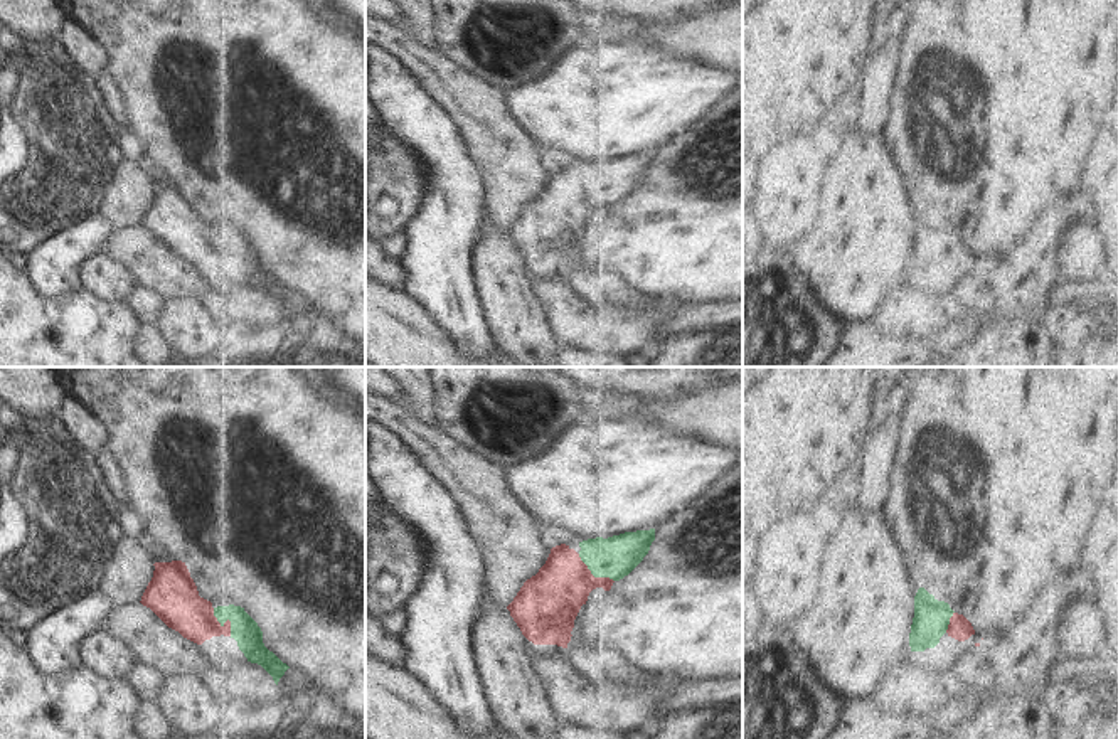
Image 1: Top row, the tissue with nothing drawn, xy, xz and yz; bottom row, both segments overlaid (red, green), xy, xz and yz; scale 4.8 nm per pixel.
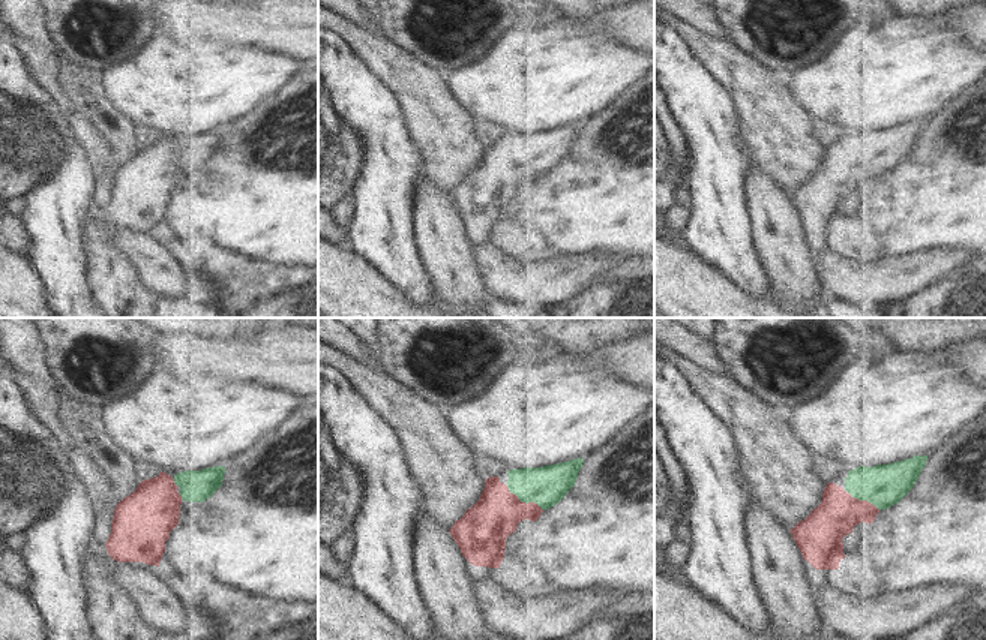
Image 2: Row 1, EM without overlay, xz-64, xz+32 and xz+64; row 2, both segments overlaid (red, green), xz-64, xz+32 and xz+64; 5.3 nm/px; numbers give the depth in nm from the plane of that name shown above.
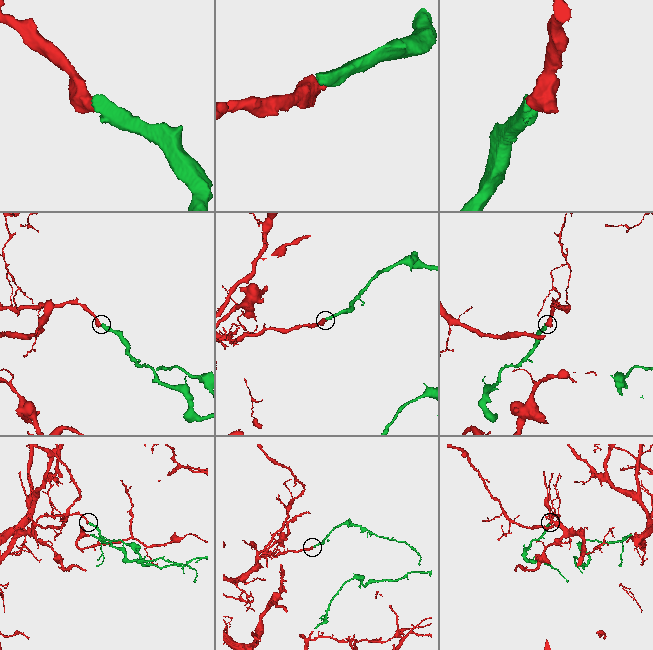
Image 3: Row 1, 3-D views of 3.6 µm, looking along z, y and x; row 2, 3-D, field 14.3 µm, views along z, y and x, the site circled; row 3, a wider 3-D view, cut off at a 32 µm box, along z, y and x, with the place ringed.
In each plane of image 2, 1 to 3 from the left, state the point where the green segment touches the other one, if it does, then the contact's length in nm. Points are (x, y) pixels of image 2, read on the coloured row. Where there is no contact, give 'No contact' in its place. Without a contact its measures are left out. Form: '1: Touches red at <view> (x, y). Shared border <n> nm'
1: Touches red at xz-64 (180, 496). Shared border 30 nm
2: Touches red at xz+32 (524, 502). Shared border 240 nm
3: Touches red at xz+64 (866, 501). Shared border 140 nm

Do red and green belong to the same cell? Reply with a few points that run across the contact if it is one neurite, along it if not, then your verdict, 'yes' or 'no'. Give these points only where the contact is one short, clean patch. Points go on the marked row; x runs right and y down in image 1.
xy (177, 603), (197, 622), (224, 623), (244, 630) | yes

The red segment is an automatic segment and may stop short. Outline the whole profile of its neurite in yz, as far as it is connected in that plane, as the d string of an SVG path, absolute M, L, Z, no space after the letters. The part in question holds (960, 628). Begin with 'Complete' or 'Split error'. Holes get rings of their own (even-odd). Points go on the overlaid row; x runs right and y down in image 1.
Split error. M919 587L914 596L914 618L909 633L911 651L934 648L945 633L958 641L965 641L975 635L975 630L948 603L938 601L924 587Z

